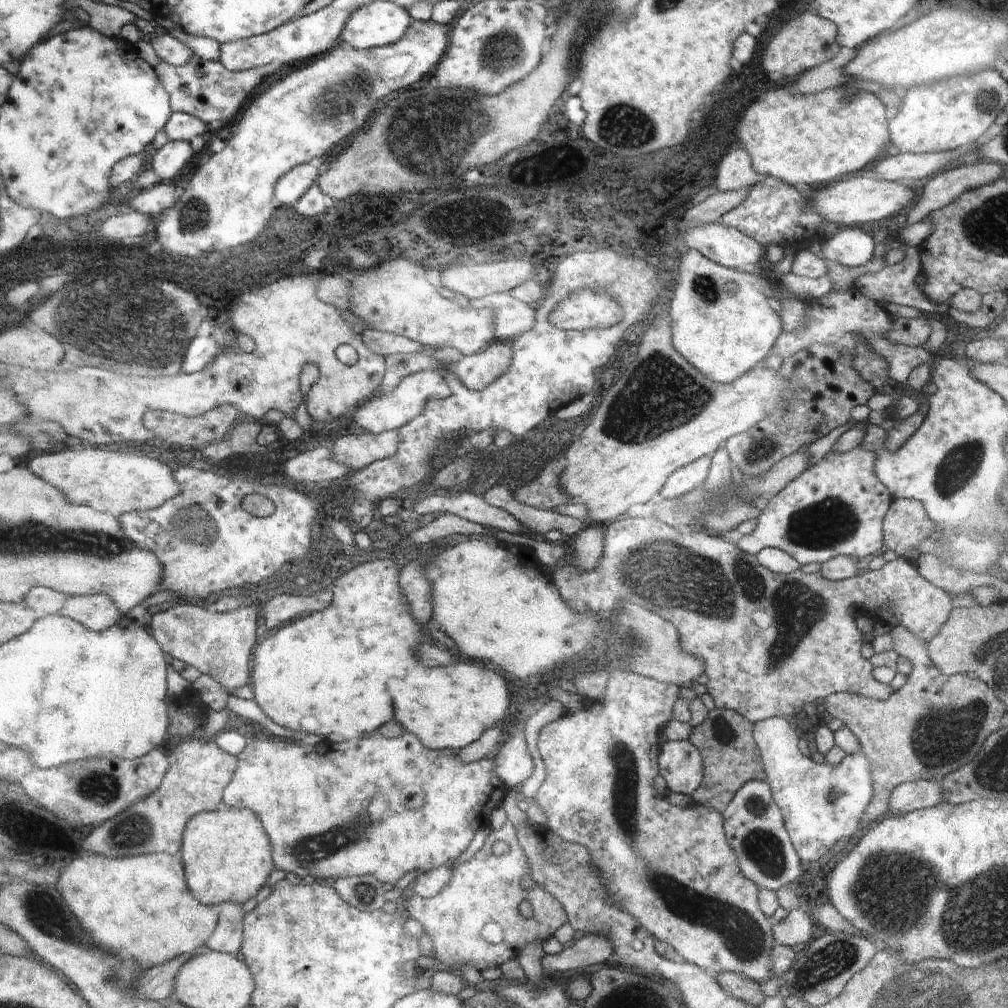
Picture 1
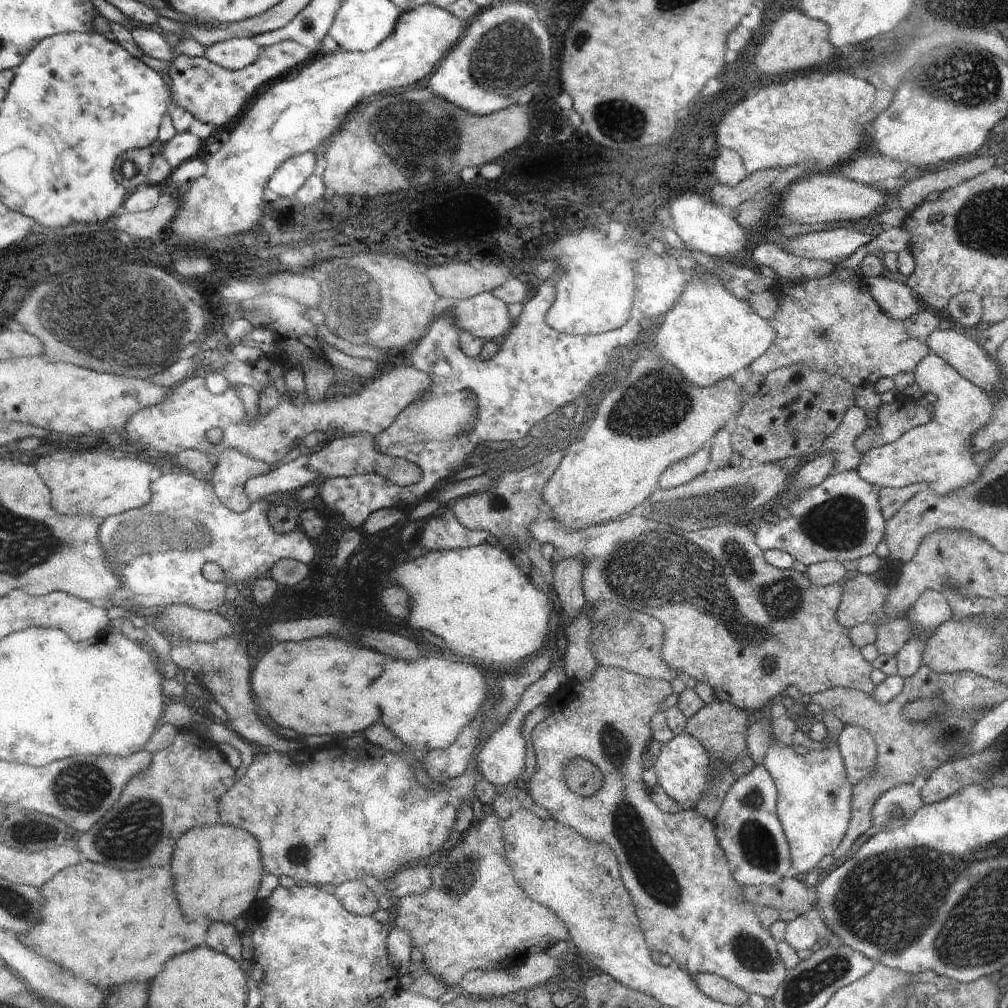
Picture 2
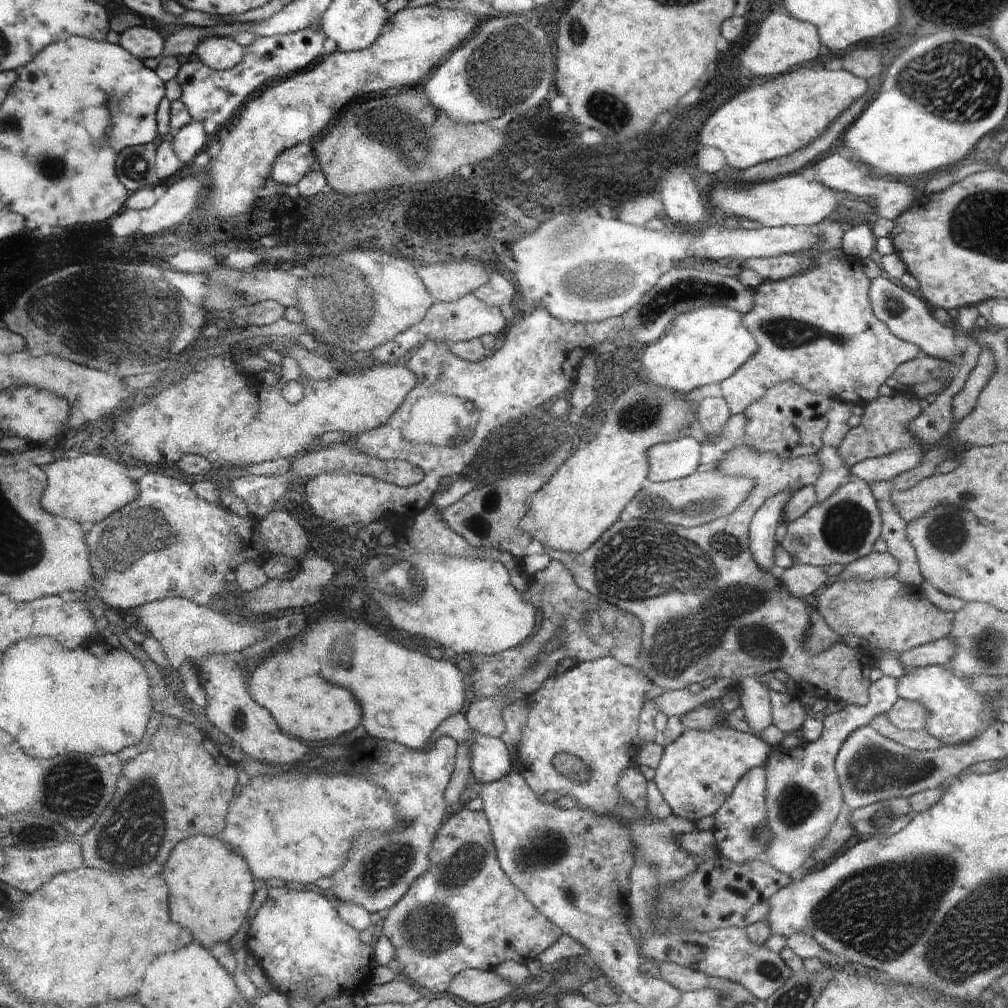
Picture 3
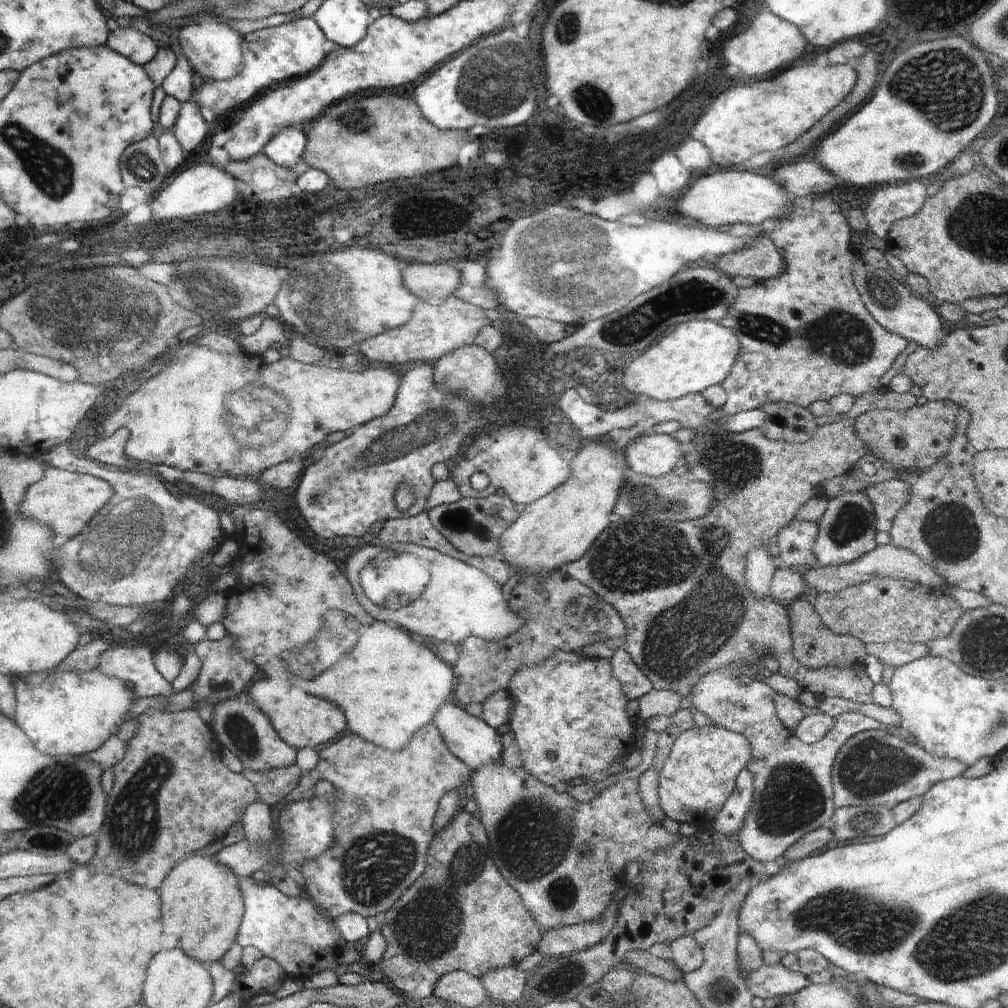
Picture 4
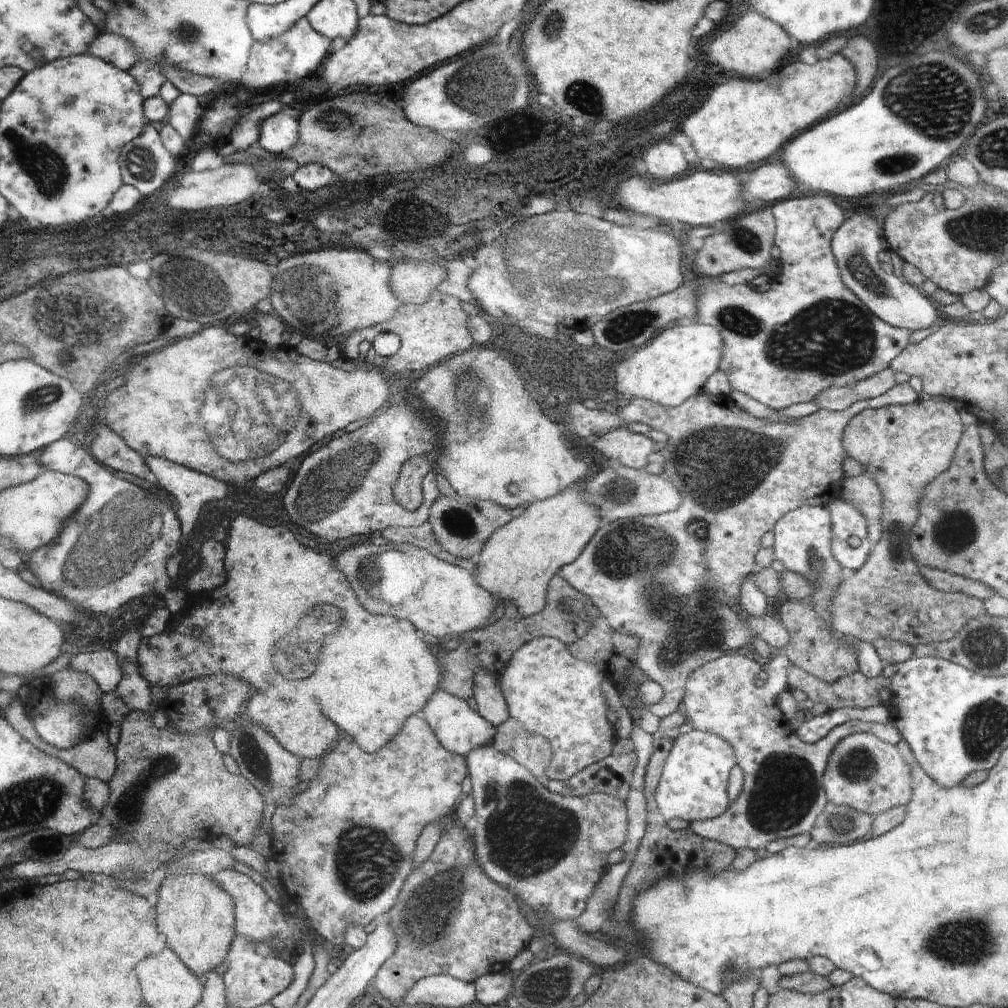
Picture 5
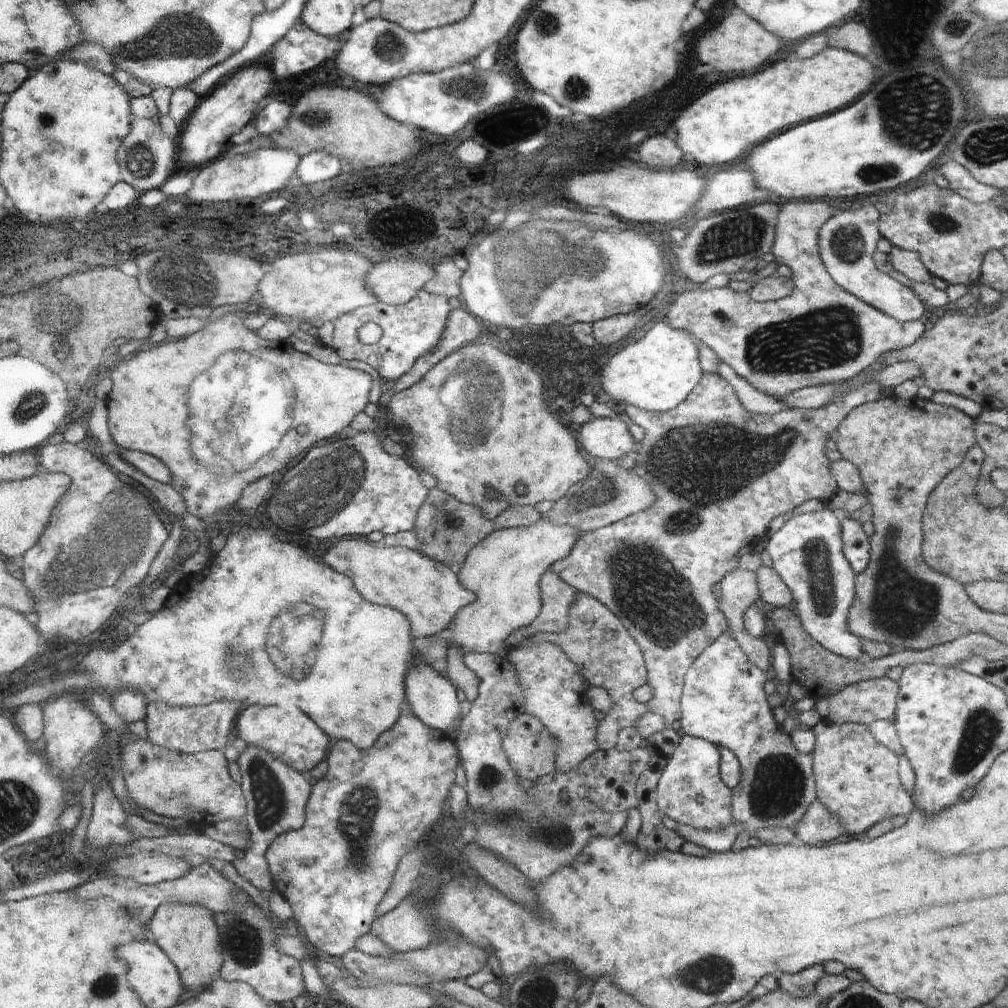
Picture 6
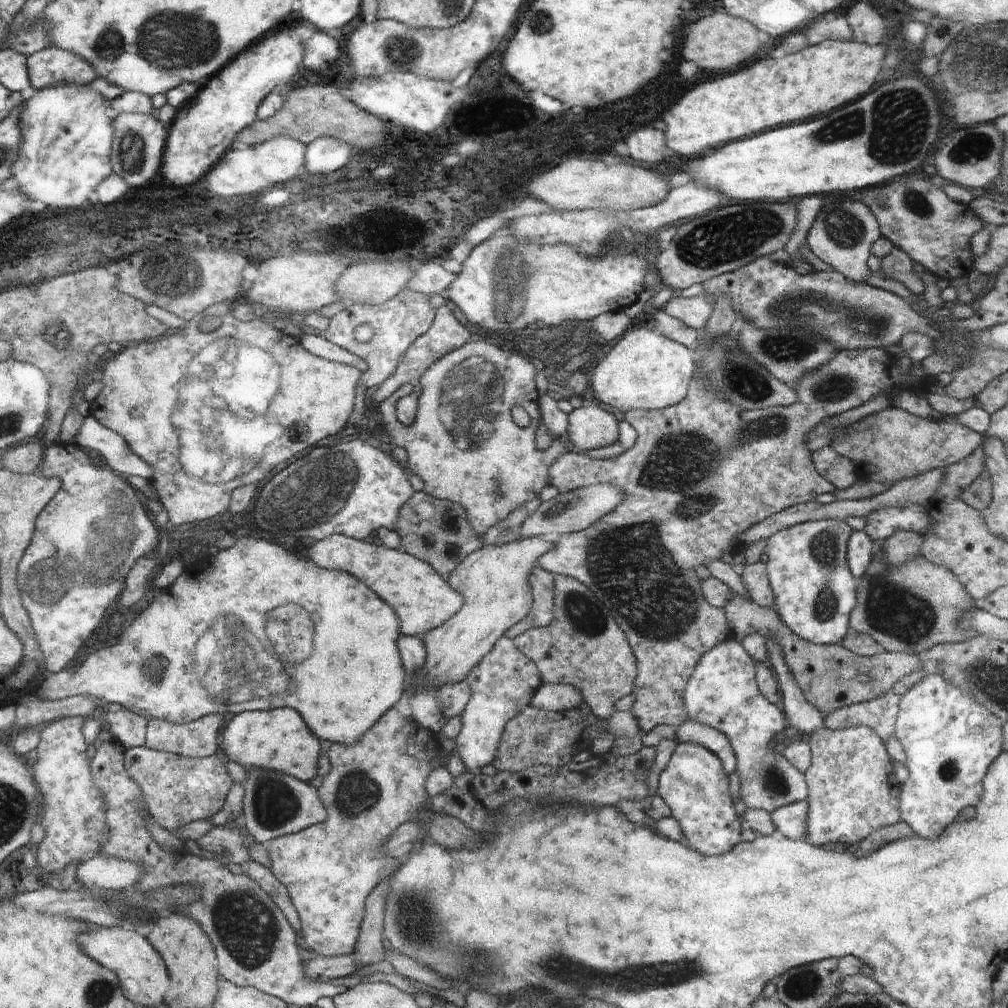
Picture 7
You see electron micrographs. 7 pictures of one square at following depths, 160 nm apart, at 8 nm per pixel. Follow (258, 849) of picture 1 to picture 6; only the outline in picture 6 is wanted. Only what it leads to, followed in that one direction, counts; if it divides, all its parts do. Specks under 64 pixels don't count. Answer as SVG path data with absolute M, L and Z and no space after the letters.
M164 903L158 909L157 916L154 918L152 930L156 934L158 944L162 946L162 950L166 950L166 954L170 954L170 958L174 958L174 962L178 962L178 970L182 970L182 982L186 984L188 990L192 990L194 994L202 992L212 983L212 976L218 974L225 962L224 948L221 946L220 931L217 927L215 914L200 905L185 905L182 903Z

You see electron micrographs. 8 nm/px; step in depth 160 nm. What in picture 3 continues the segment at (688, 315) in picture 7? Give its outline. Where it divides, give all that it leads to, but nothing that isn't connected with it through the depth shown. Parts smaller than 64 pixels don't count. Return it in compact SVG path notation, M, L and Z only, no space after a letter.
M828 216L813 228L819 236L819 241L815 244L819 254L813 260L813 265L800 274L781 281L763 281L752 290L752 309L743 314L742 322L757 339L757 352L732 377L720 384L722 396L732 415L744 413L750 405L765 396L766 390L784 381L797 382L806 390L828 395L831 399L865 406L879 395L878 388L896 372L898 366L914 360L918 354L919 346L898 338L873 313L869 298L871 280L866 276L859 259L840 250L840 224L832 222Z

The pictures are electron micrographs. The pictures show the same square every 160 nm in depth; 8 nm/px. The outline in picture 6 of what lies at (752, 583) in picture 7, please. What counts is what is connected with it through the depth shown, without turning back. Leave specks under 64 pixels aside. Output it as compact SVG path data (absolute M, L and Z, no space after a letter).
M762 565L755 573L760 599L774 608L793 605L793 595L777 571Z

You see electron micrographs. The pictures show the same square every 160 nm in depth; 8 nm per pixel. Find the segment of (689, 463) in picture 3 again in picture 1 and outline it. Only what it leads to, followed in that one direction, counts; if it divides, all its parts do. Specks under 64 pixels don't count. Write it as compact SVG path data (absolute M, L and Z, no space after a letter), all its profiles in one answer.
M713 454L698 457L689 465L681 466L670 476L666 477L664 488L660 490L658 498L673 499L689 493L692 489L702 486L712 466Z

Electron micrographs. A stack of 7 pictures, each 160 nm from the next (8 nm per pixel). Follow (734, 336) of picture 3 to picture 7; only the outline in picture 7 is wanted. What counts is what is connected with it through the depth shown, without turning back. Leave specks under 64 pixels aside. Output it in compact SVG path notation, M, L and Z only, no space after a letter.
M630 328L628 334L624 334L618 343L614 343L610 352L593 368L592 392L589 396L596 403L603 402L614 408L658 410L676 406L689 392L697 369L697 358L695 350L673 342L662 334L657 334L647 328Z

